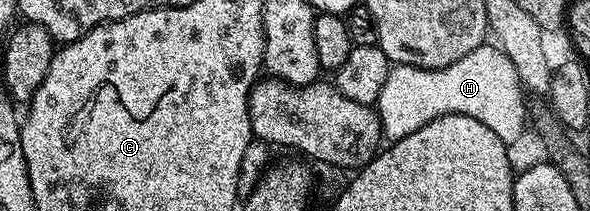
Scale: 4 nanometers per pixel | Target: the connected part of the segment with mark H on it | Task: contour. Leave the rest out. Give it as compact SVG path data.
M484 43L480 47L476 47L476 51L468 51L468 55L439 69L394 65L384 83L384 91L380 91L380 99L376 106L385 140L390 143L399 141L412 135L412 131L420 131L420 127L424 127L424 123L432 123L432 119L440 119L444 115L453 113L480 119L480 123L484 123L484 127L496 131L496 135L500 135L500 139L504 142L512 141L526 131L528 129L526 101L522 98L524 88L518 80L516 68L500 48L491 45Z

